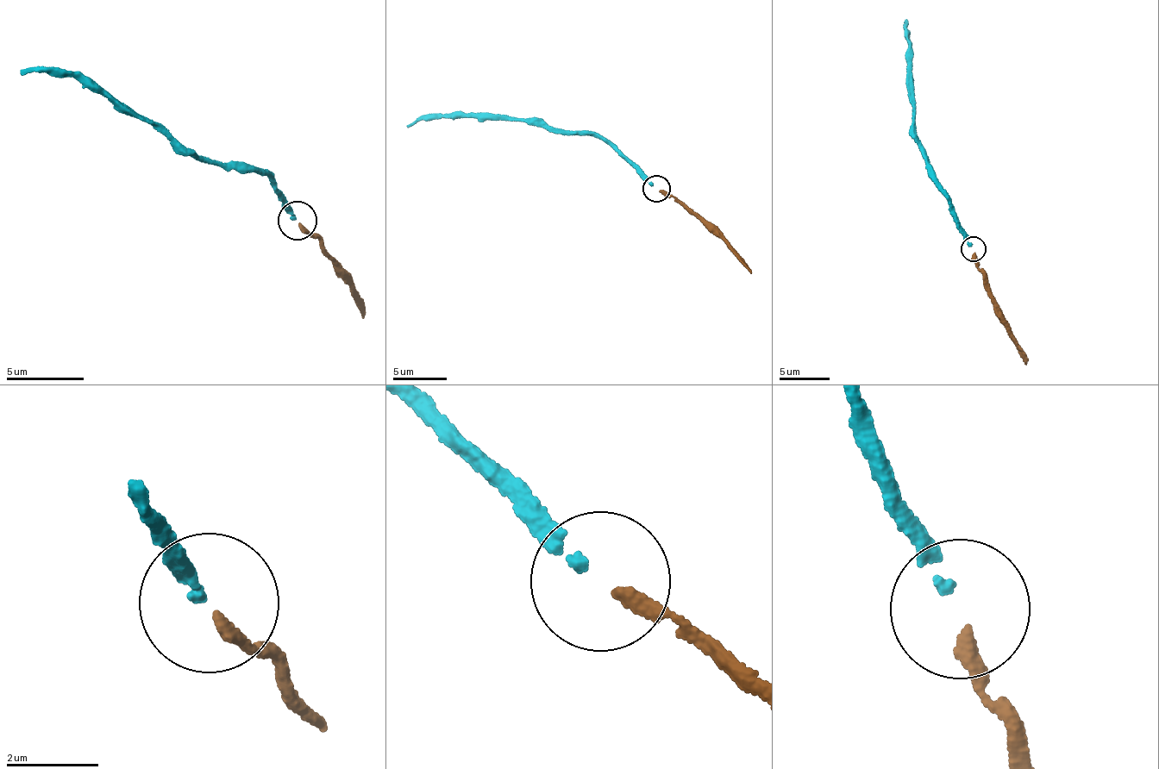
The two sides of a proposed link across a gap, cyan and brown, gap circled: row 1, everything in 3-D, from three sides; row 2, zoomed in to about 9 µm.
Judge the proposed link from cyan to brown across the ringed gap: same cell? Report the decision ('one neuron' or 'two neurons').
one neuron

